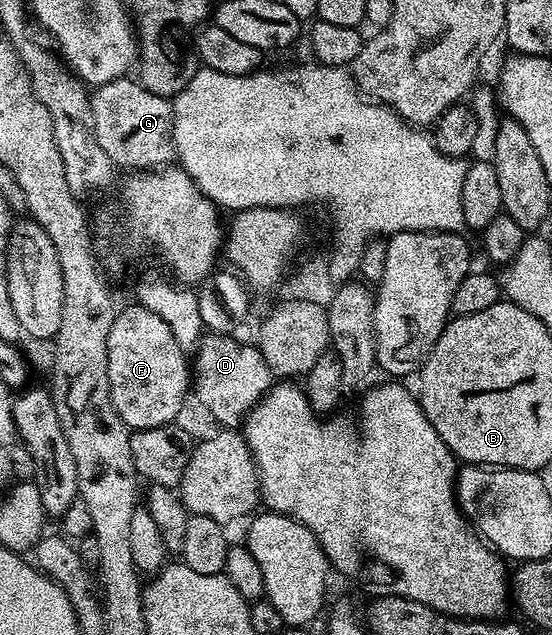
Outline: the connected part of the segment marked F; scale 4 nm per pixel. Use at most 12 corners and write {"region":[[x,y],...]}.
{"region":[[148,309],[117,312],[108,385],[131,429],[173,424],[187,352]]}

